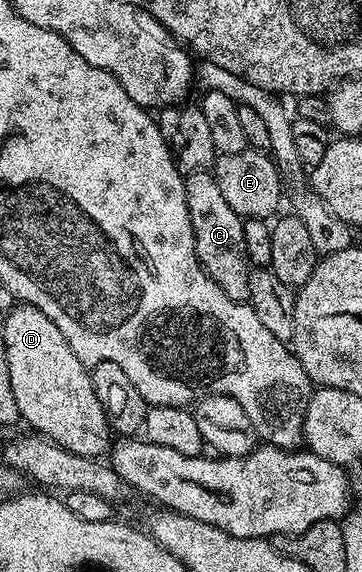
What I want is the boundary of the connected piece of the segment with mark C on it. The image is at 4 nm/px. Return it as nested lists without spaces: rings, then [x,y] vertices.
[[[193,170],[184,174],[186,204],[190,208],[190,224],[194,228],[194,248],[202,268],[235,302],[248,302],[250,292],[250,263],[246,252],[244,235],[245,219],[239,218],[226,204],[218,189],[215,173],[207,170]]]

